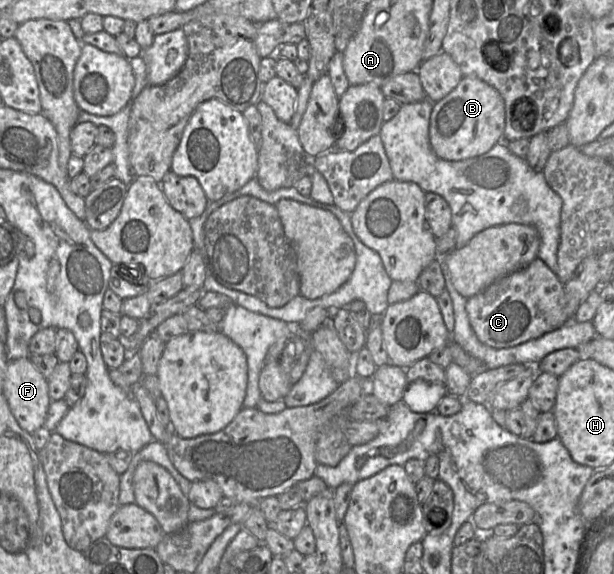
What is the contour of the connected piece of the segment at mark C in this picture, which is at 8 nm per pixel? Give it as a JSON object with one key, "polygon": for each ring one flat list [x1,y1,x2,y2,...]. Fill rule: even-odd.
{"polygon":[[539,258,470,297,466,311,478,339,494,348,509,348,536,339,561,327,567,320,559,305,564,284]]}

